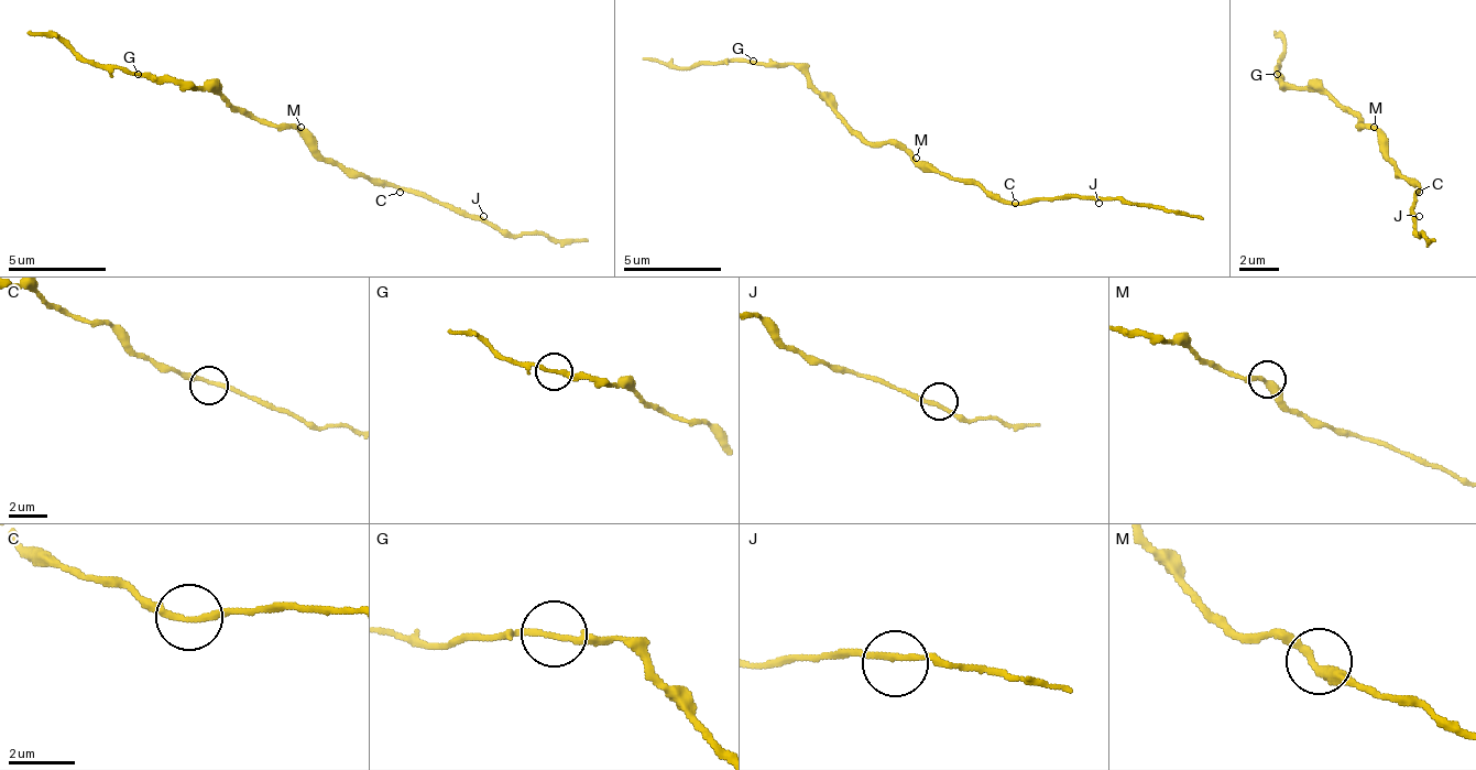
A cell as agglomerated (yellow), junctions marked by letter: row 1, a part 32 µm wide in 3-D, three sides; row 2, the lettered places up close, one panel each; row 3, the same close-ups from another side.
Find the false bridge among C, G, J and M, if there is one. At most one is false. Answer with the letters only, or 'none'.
none

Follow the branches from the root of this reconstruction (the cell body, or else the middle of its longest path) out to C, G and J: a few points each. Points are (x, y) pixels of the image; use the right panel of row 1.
C: (1374, 127), (1379, 132), (1379, 147), (1394, 162), (1394, 166), (1419, 186), (1419, 192)
G: (1374, 127), (1364, 127), (1325, 93), (1290, 88), (1276, 73)
J: (1374, 127), (1379, 132), (1379, 147), (1394, 162), (1394, 166), (1419, 186), (1413, 196), (1413, 216), (1419, 216)

